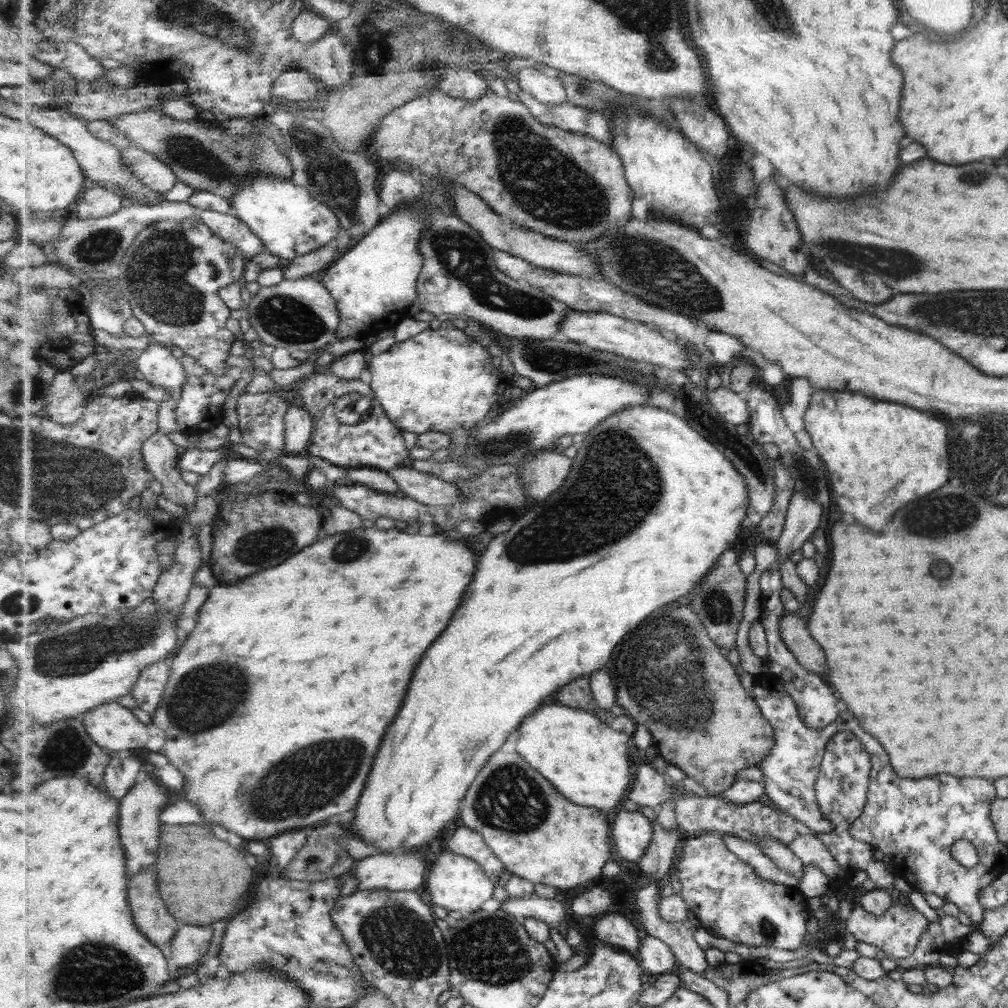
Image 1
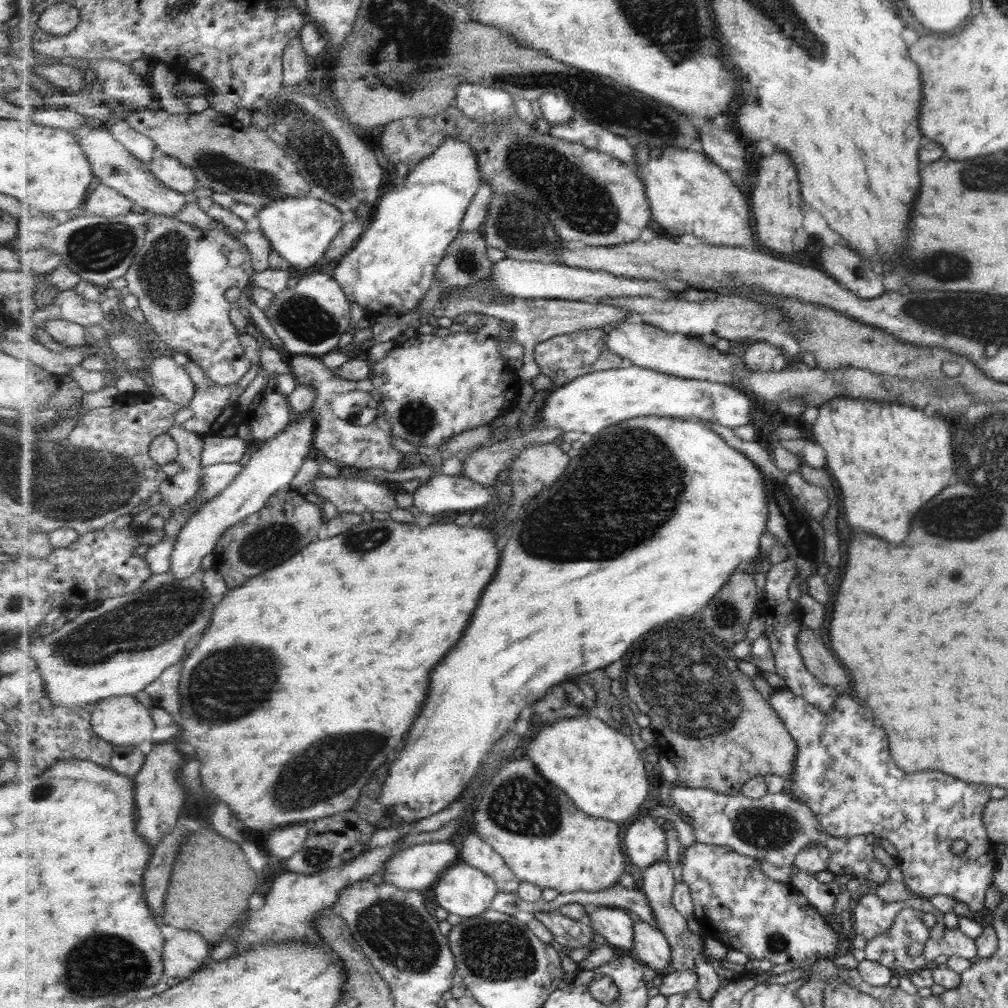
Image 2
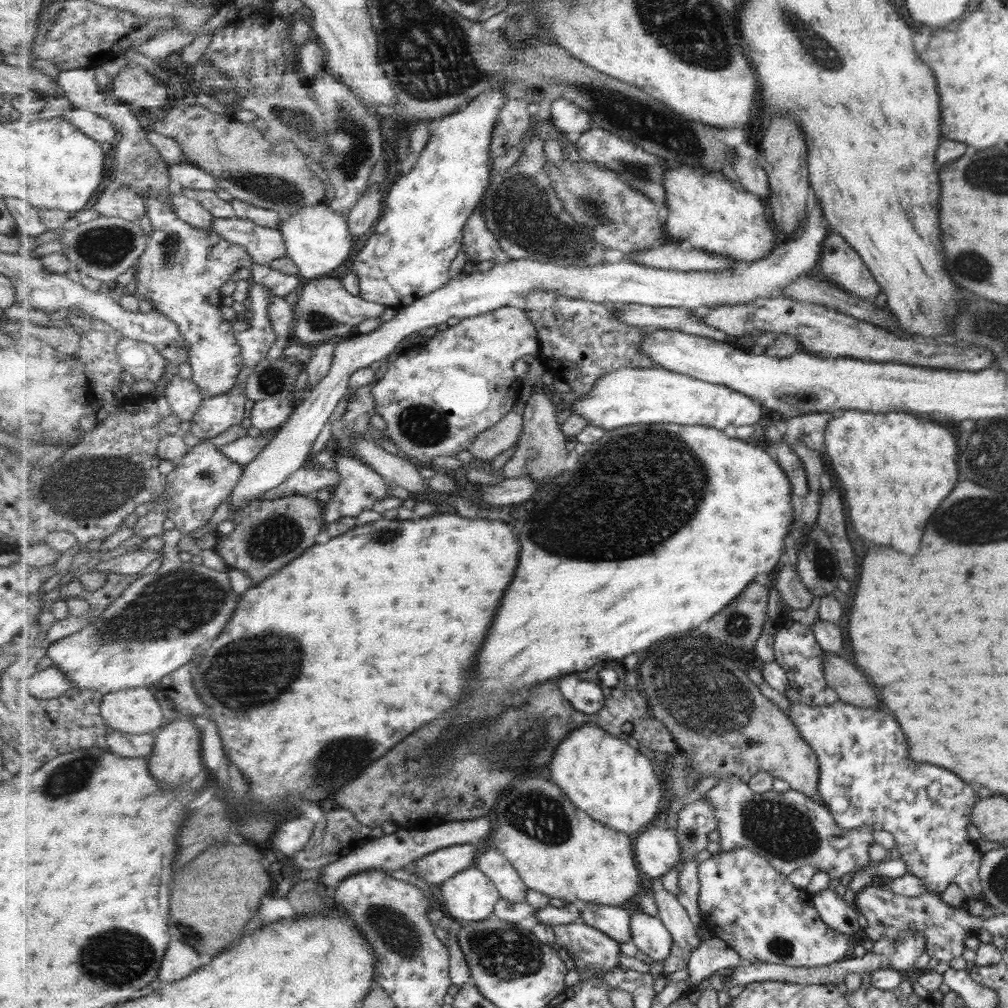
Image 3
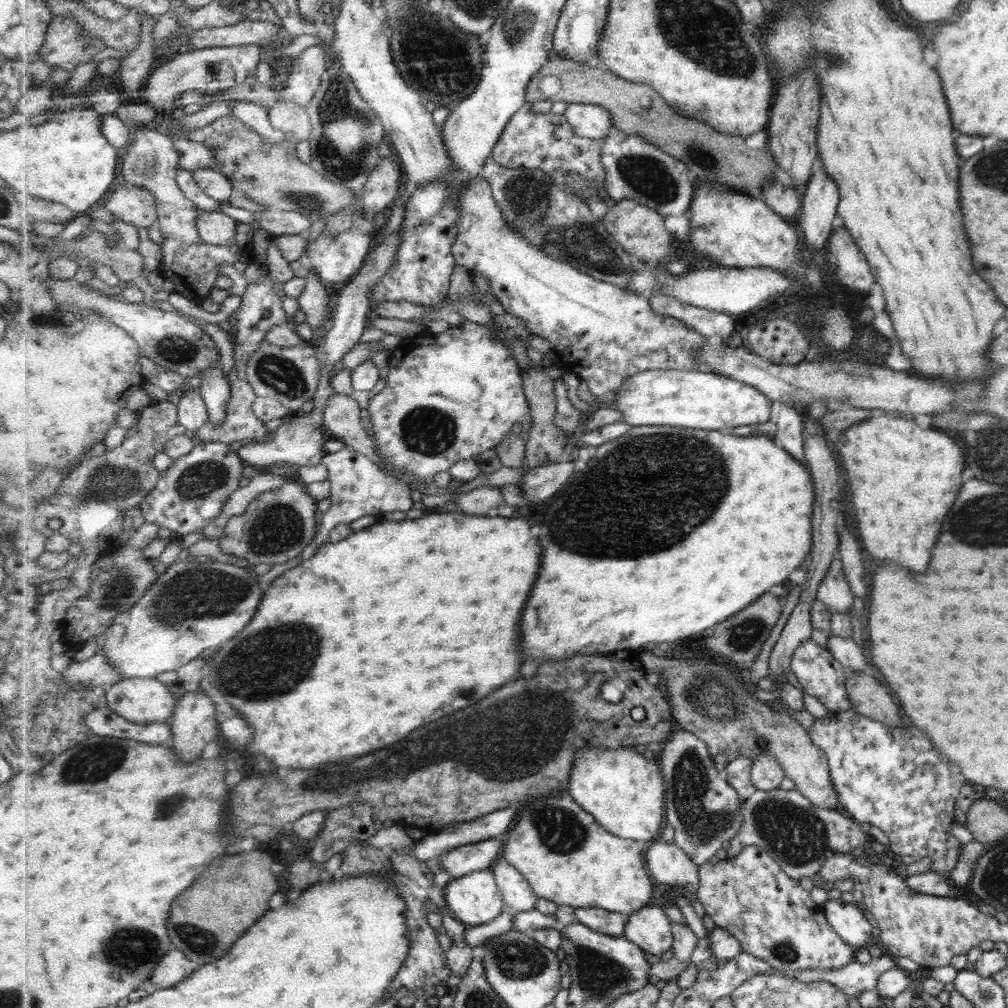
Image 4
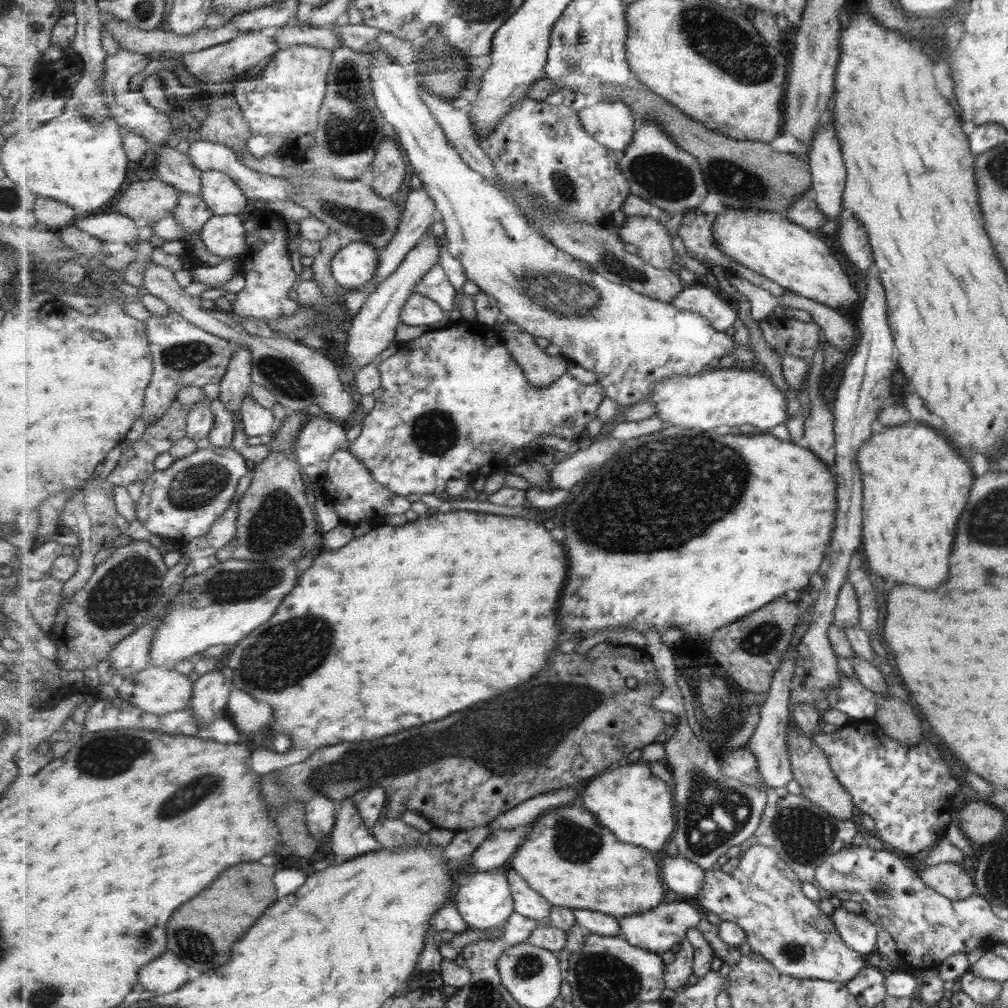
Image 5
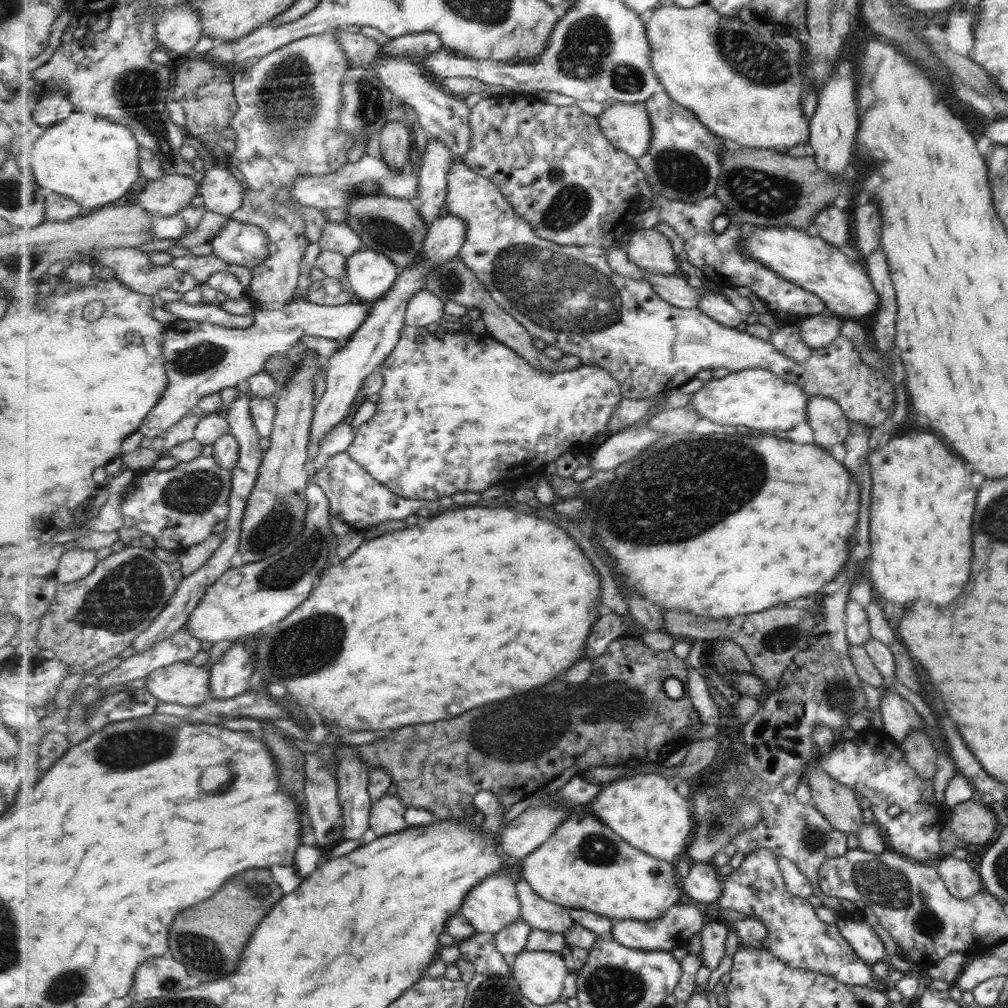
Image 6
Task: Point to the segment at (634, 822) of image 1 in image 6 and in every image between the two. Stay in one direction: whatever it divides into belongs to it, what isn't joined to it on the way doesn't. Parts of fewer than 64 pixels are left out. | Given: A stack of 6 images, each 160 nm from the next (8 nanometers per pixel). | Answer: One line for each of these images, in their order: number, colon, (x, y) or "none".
2: (645, 841)
3: (658, 850)
4: (668, 864)
5: (683, 876)
6: (703, 883)

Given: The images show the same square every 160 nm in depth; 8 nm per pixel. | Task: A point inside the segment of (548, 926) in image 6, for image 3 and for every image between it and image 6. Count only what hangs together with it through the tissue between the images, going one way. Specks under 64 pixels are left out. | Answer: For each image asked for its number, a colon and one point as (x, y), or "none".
3: (496, 865)
4: (519, 895)
5: (527, 901)

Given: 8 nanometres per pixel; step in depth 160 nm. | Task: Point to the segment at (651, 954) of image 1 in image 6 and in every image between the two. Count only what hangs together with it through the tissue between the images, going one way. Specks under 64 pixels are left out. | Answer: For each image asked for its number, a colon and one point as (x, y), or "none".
2: (651, 947)
3: (649, 934)
4: (650, 928)
5: (659, 930)
6: (683, 921)

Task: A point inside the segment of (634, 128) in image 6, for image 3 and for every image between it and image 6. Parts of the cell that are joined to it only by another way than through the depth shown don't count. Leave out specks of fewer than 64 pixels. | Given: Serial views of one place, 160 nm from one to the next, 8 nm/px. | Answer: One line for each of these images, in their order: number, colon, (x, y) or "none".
3: (571, 118)
4: (592, 121)
5: (613, 124)

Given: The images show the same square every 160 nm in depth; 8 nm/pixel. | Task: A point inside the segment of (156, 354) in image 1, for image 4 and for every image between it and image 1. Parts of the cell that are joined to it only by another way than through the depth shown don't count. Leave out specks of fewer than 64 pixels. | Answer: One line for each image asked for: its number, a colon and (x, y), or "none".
2: (172, 380)
3: (186, 397)
4: (193, 413)

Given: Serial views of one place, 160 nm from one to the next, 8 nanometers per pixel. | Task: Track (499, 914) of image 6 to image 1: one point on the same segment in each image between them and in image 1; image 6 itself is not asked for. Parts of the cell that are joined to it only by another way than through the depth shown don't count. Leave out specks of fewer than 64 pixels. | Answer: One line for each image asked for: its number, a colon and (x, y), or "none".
1: (455, 882)
2: (464, 890)
3: (470, 895)
4: (475, 899)
5: (486, 902)

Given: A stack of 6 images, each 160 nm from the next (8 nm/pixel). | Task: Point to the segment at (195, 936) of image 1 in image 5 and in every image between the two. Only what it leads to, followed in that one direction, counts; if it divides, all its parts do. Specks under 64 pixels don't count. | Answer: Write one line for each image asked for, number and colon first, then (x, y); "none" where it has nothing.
2: (186, 952)
3: (181, 960)
4: (175, 967)
5: (168, 974)

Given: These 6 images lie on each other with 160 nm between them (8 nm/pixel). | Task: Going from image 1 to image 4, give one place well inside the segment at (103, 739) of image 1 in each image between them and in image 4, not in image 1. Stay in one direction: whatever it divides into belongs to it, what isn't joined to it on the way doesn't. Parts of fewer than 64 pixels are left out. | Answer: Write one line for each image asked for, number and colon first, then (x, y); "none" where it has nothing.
2: (122, 720)
3: (135, 711)
4: (140, 700)

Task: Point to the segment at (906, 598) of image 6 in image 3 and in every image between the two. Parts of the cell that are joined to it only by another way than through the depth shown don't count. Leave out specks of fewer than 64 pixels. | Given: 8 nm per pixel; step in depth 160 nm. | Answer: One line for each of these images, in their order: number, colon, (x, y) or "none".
3: (895, 468)
4: (902, 474)
5: (914, 486)

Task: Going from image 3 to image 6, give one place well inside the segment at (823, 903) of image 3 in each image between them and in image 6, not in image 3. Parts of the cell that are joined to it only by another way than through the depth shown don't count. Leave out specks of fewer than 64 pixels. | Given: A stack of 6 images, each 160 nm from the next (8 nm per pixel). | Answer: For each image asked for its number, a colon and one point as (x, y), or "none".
4: (847, 920)
5: (857, 933)
6: (861, 937)

